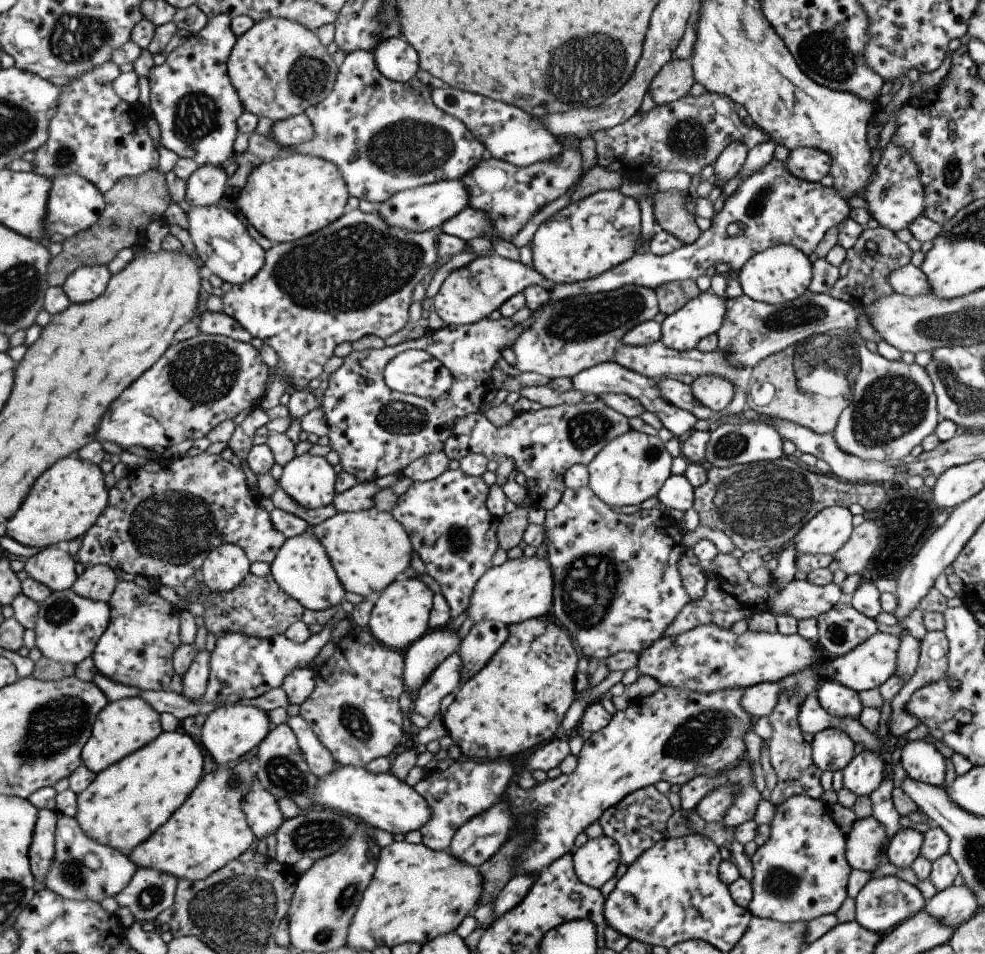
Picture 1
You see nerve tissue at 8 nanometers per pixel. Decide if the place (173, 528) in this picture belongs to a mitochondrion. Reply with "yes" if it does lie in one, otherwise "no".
yes

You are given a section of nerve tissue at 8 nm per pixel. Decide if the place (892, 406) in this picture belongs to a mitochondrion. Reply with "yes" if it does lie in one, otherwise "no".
yes

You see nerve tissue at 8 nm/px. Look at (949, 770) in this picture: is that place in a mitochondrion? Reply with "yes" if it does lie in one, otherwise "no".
no

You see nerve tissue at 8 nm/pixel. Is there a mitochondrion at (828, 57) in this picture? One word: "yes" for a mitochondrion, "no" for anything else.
yes

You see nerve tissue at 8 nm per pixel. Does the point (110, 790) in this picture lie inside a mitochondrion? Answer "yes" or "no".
no

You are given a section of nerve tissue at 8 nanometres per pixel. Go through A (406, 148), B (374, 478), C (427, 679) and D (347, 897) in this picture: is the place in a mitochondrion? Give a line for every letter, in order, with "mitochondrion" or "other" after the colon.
A: mitochondrion
B: other
C: other
D: mitochondrion

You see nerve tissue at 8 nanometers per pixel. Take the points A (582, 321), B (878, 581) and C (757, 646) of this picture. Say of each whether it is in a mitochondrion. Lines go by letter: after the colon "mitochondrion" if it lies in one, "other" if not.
A: mitochondrion
B: other
C: other

